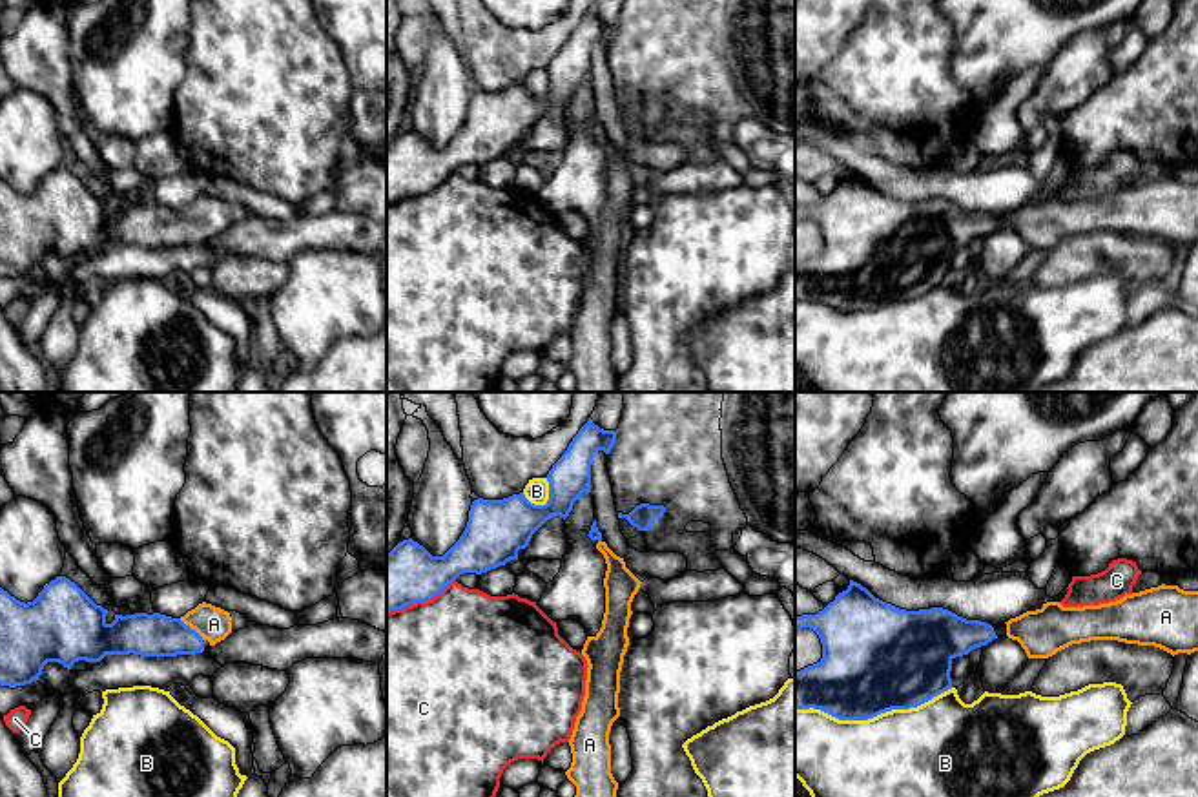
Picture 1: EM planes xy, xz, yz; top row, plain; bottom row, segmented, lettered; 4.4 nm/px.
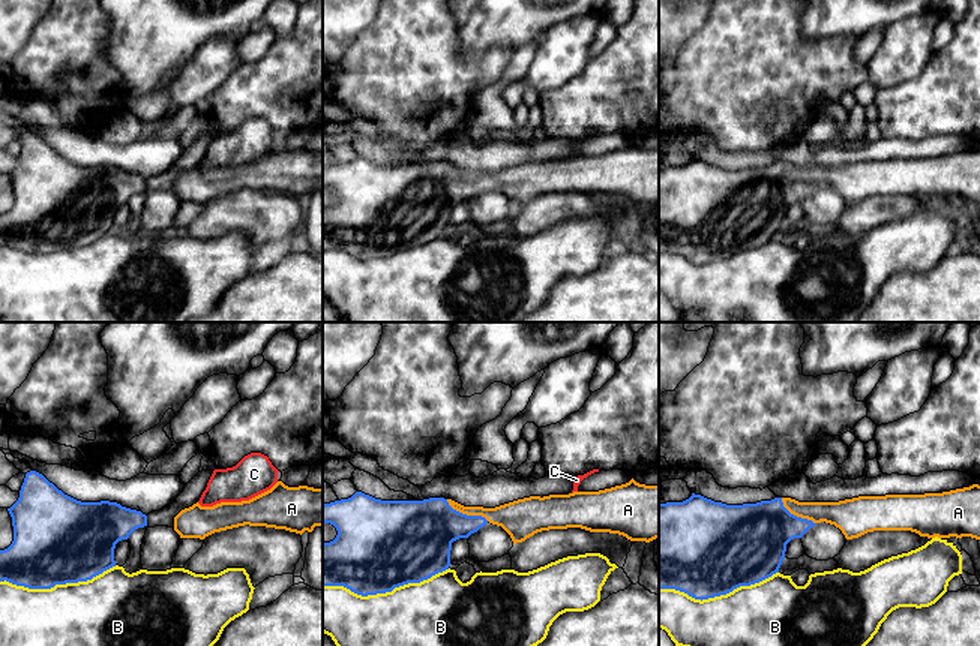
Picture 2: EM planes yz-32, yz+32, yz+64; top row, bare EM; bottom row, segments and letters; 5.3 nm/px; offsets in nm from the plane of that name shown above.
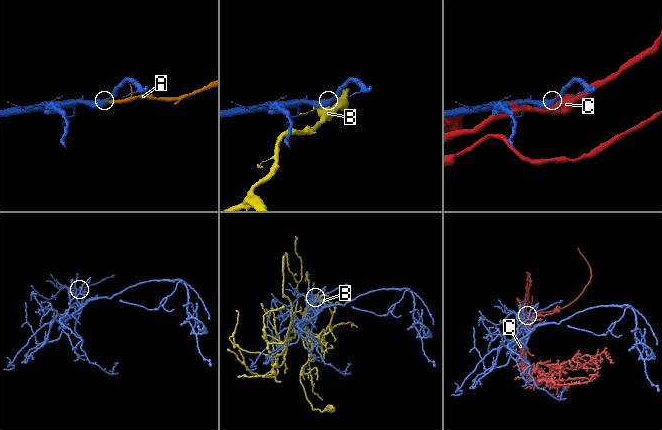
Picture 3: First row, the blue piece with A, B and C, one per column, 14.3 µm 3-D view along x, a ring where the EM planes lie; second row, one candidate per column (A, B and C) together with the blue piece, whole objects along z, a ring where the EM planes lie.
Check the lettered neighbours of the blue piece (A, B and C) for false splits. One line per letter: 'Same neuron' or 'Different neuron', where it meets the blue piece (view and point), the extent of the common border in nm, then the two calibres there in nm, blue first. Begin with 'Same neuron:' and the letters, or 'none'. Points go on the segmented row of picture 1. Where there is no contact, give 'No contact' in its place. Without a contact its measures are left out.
Same neuron: A
A: Same neuron. Touches blue at xy (190, 628). Shared border 140 nm. Thickness 190 nm (blue) against 160 nm
B: Different neuron. Touches blue at yz (874, 715). Shared border 700 nm. Thickness 480 nm (blue) against 400 nm
C: Different neuron. Touches blue at xz (420, 600). Shared border 340 nm. Thickness 260 nm (blue) against 480 nm

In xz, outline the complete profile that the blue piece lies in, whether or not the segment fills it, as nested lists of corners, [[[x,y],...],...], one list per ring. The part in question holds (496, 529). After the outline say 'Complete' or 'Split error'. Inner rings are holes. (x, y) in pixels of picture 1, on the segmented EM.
[[[587,423],[547,474],[549,500],[531,503],[523,492],[503,500],[472,502],[460,540],[443,554],[432,556],[412,538],[387,554],[387,613],[439,595],[463,573],[487,573],[525,549],[532,534],[553,516],[567,518],[574,502],[591,492],[591,465],[598,450],[611,452],[616,430]]]. Complete

